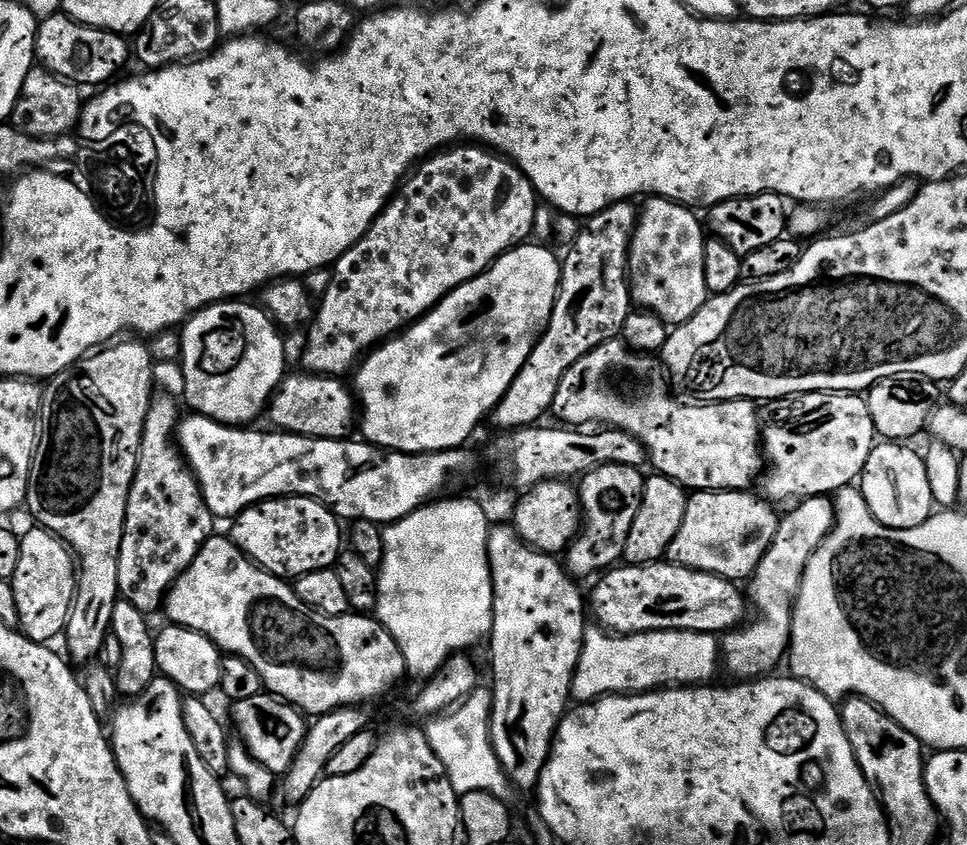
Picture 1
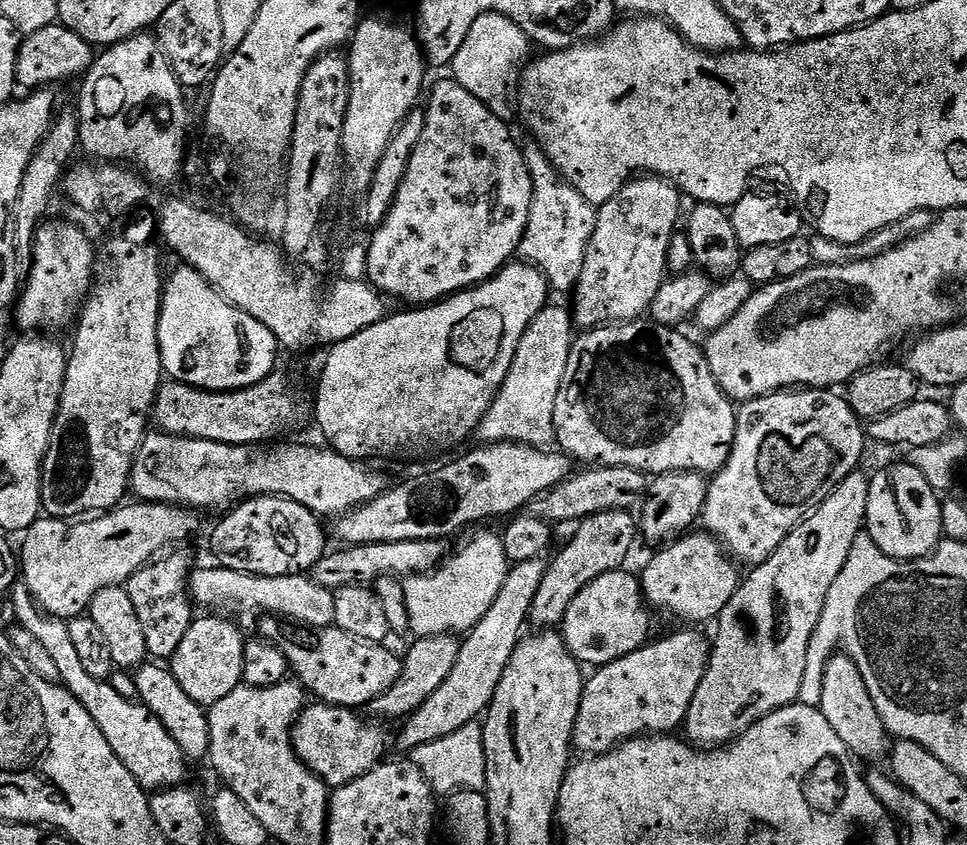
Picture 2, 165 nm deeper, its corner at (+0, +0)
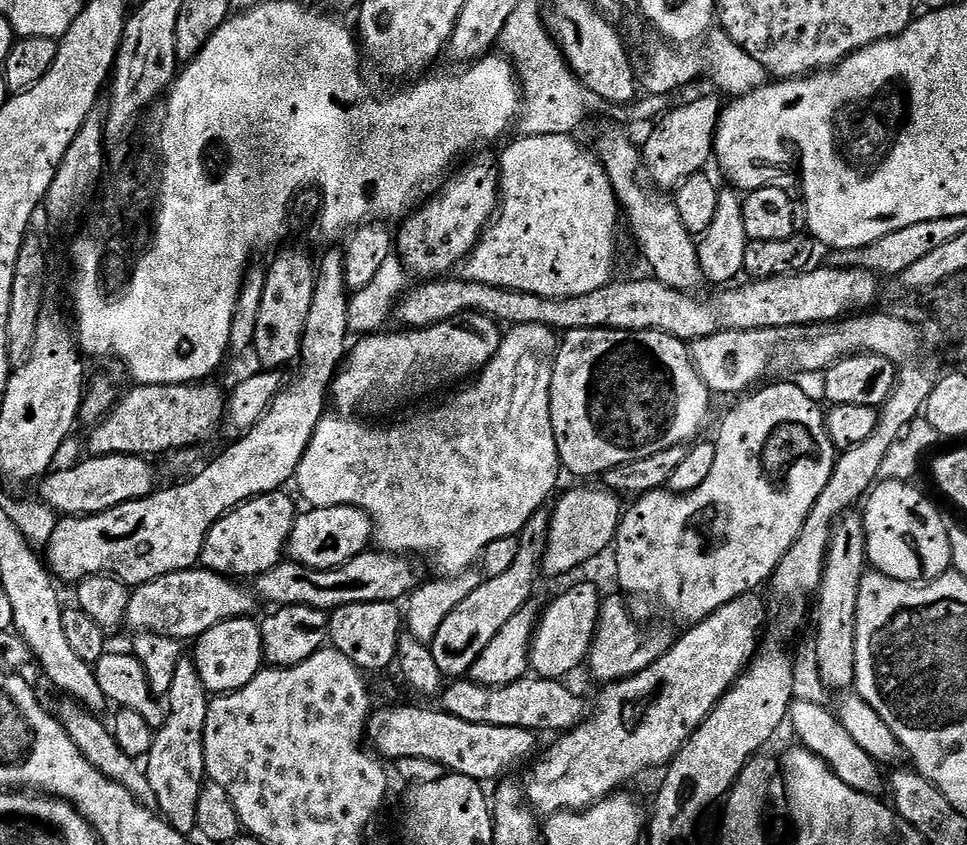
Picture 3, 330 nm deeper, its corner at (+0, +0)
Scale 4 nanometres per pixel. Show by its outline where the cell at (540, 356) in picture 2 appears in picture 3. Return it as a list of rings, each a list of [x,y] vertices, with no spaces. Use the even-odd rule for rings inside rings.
[[[527,324],[517,328],[509,327],[500,337],[498,354],[494,354],[494,358],[490,358],[490,362],[480,369],[475,379],[464,386],[469,386],[469,388],[454,393],[449,400],[442,401],[437,408],[416,412],[413,416],[398,421],[397,424],[386,425],[385,428],[379,428],[376,424],[363,424],[360,421],[363,419],[353,418],[348,414],[324,415],[318,422],[318,428],[314,430],[314,438],[310,438],[310,446],[306,446],[306,454],[302,454],[302,462],[294,477],[294,485],[296,484],[297,490],[300,491],[299,499],[301,501],[304,499],[305,505],[314,508],[329,508],[330,506],[360,508],[367,516],[372,517],[374,540],[383,551],[397,554],[417,552],[420,556],[429,556],[436,563],[441,577],[461,576],[479,561],[480,555],[486,550],[486,546],[490,546],[490,542],[498,542],[498,538],[516,536],[520,533],[531,516],[549,503],[548,495],[555,490],[556,479],[562,476],[560,455],[550,418],[550,382],[554,374],[557,347],[557,333],[546,326]]]

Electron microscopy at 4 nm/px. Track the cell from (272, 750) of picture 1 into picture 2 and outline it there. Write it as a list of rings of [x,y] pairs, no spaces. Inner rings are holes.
[[[312,702],[292,726],[292,745],[296,757],[332,790],[373,772],[376,765],[385,759],[384,751],[388,744],[390,748],[390,736],[388,740],[387,734],[380,729],[383,727],[363,715],[360,717],[356,712],[359,711],[348,706]]]

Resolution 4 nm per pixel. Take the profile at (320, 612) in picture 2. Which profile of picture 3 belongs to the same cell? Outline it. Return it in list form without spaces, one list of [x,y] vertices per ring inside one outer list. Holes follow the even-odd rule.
[[[203,566],[187,568],[181,572],[171,572],[165,576],[154,578],[145,584],[137,584],[131,589],[132,597],[128,607],[127,627],[136,632],[153,632],[154,634],[166,634],[170,638],[181,642],[195,641],[197,636],[206,634],[218,622],[223,620],[237,620],[240,616],[251,617],[258,600],[247,587],[239,588],[235,579],[220,576],[217,572],[210,572]]]

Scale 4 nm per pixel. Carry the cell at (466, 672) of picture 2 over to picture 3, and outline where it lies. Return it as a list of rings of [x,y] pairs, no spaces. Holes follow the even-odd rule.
[[[603,486],[572,488],[556,505],[551,505],[552,521],[546,542],[542,572],[547,576],[564,576],[575,568],[591,562],[595,556],[611,549],[616,543],[616,531],[622,515],[622,500]]]

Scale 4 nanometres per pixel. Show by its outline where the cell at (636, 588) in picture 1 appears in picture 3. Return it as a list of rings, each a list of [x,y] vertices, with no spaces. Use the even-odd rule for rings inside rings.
[[[576,584],[556,596],[541,611],[536,624],[536,633],[532,635],[530,650],[530,668],[533,673],[547,680],[563,681],[575,668],[585,667],[588,652],[596,637],[596,627],[600,621],[602,592],[592,584]]]

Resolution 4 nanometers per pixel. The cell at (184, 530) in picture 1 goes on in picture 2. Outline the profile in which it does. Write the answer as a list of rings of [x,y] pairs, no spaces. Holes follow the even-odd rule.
[[[172,554],[161,555],[145,568],[137,570],[126,585],[130,602],[138,613],[142,635],[146,638],[146,650],[156,662],[171,661],[194,619],[194,601],[190,595],[190,577],[194,571],[194,563],[188,556],[168,555]]]

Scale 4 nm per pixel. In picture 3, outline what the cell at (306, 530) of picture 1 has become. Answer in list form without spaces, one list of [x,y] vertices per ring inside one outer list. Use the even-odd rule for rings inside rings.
[[[287,491],[267,492],[256,496],[245,504],[238,505],[232,512],[227,512],[220,521],[206,534],[206,542],[202,546],[200,564],[210,572],[217,572],[220,576],[229,578],[255,578],[266,570],[270,570],[285,559],[288,539],[292,533],[292,527],[298,515],[297,501],[287,496]]]

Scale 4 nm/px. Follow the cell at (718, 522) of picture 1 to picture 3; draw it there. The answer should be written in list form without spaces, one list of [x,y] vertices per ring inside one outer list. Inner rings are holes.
[[[619,595],[603,597],[600,606],[600,621],[596,627],[596,637],[592,643],[592,649],[588,652],[586,661],[587,671],[592,671],[592,676],[599,682],[611,682],[625,680],[653,664],[662,654],[666,654],[672,648],[674,635],[668,628],[656,628],[653,632],[643,632],[632,621],[633,613],[629,605],[619,600]]]

